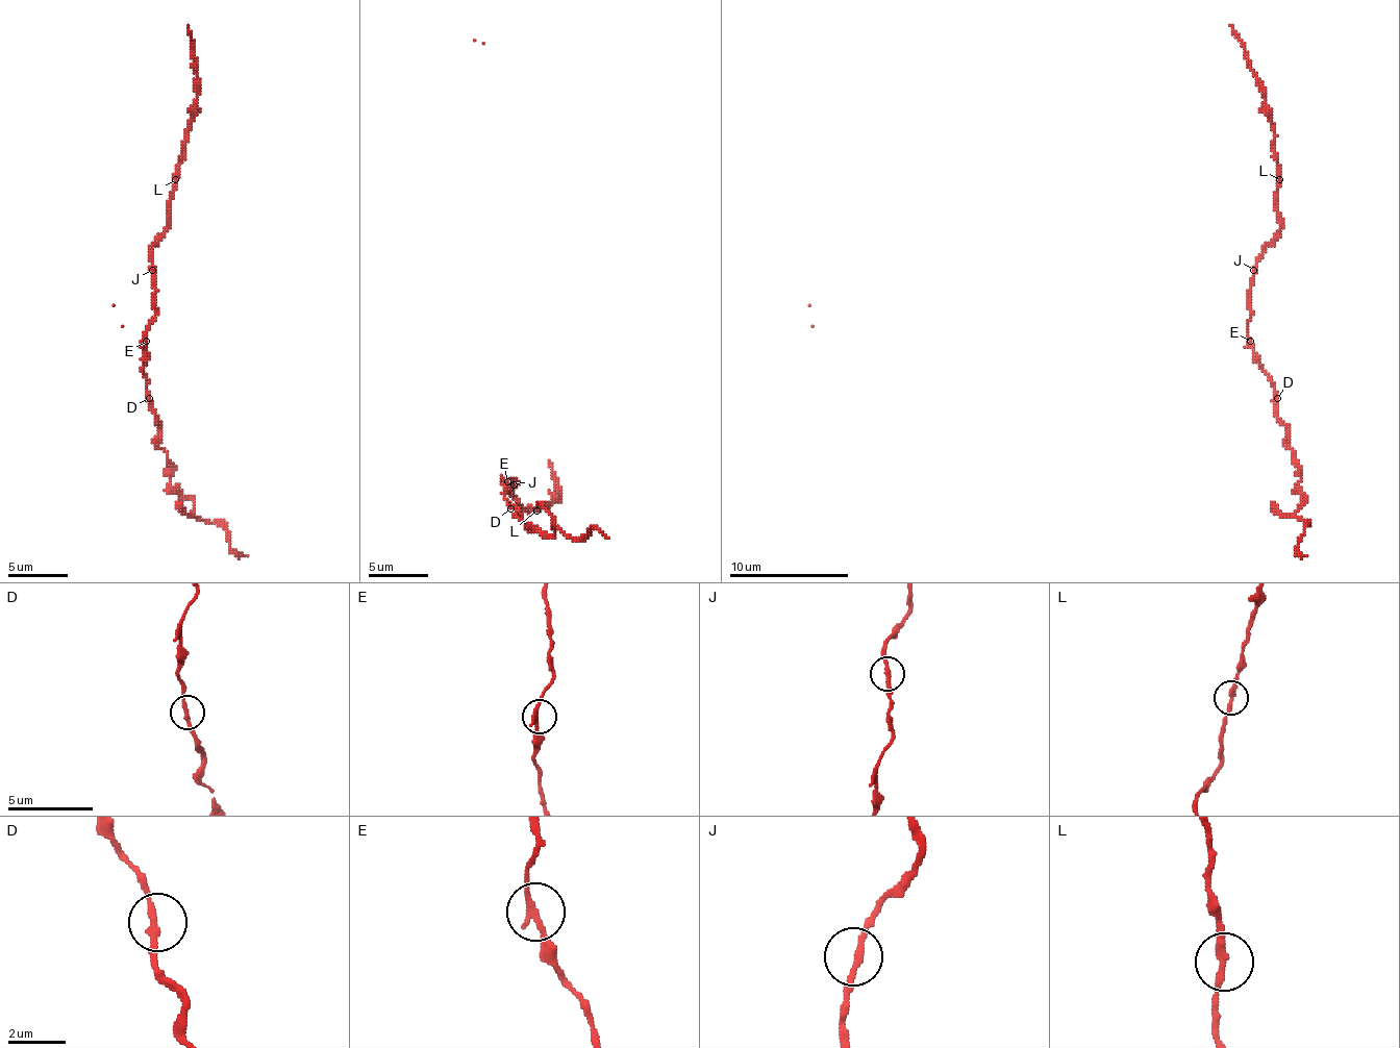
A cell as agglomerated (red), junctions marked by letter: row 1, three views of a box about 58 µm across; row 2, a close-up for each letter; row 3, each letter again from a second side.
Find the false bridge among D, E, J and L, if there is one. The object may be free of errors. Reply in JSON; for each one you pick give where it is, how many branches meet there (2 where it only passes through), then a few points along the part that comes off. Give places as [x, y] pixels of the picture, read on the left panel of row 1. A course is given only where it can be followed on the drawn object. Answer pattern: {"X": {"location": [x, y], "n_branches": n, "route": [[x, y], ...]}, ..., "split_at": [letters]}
{"split_at": []}

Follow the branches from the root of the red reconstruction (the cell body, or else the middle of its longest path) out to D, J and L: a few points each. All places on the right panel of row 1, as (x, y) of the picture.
D: (1245, 347), (1253, 350), (1253, 359), (1269, 377), (1277, 398)
J: (1245, 347), (1247, 344), (1253, 270)
L: (1245, 347), (1250, 318), (1253, 267), (1263, 249), (1280, 228), (1277, 213), (1277, 183), (1280, 180)

